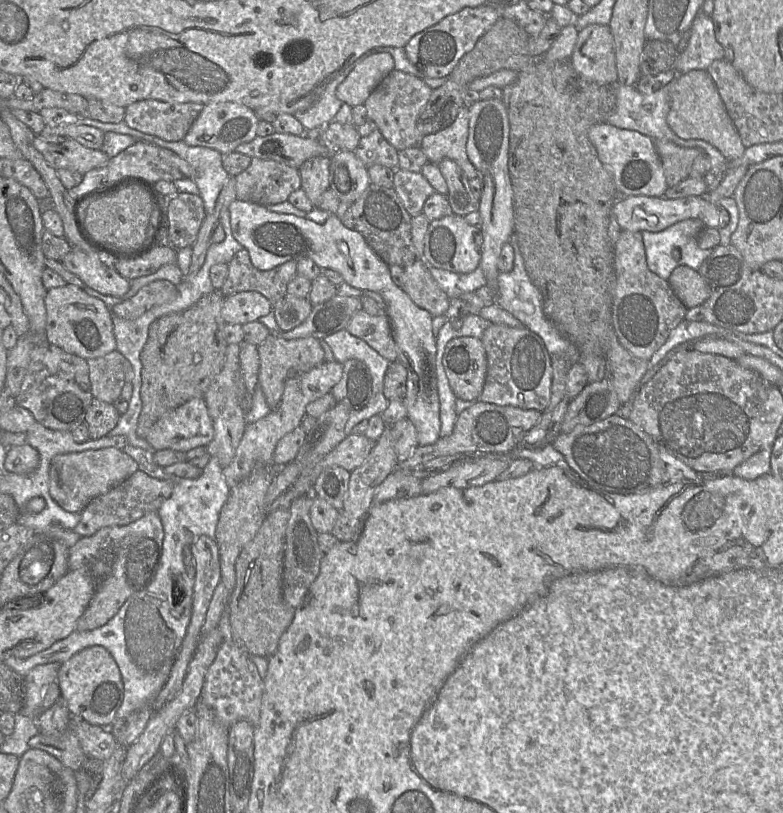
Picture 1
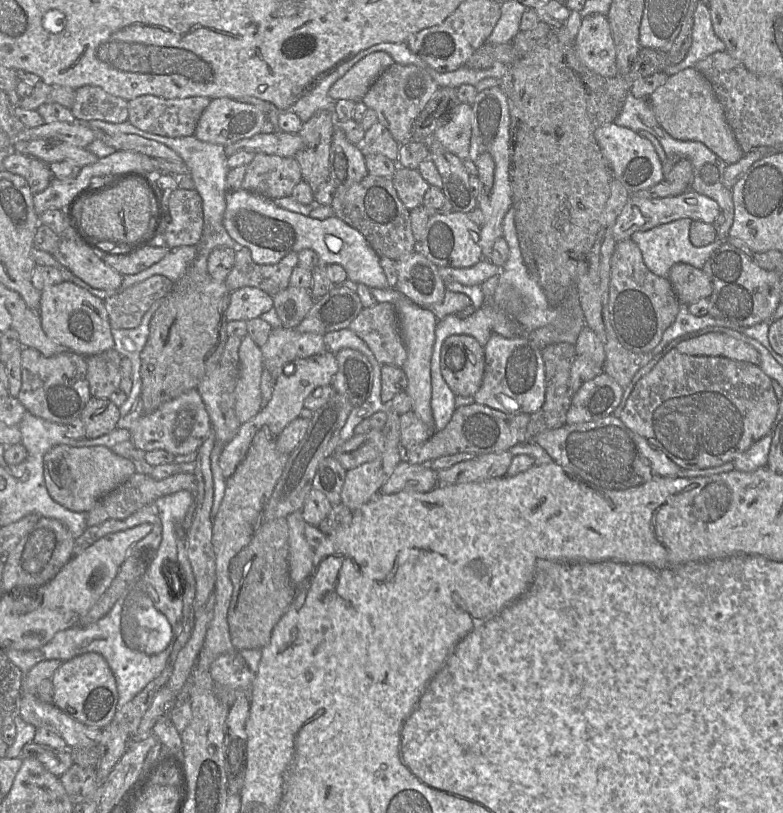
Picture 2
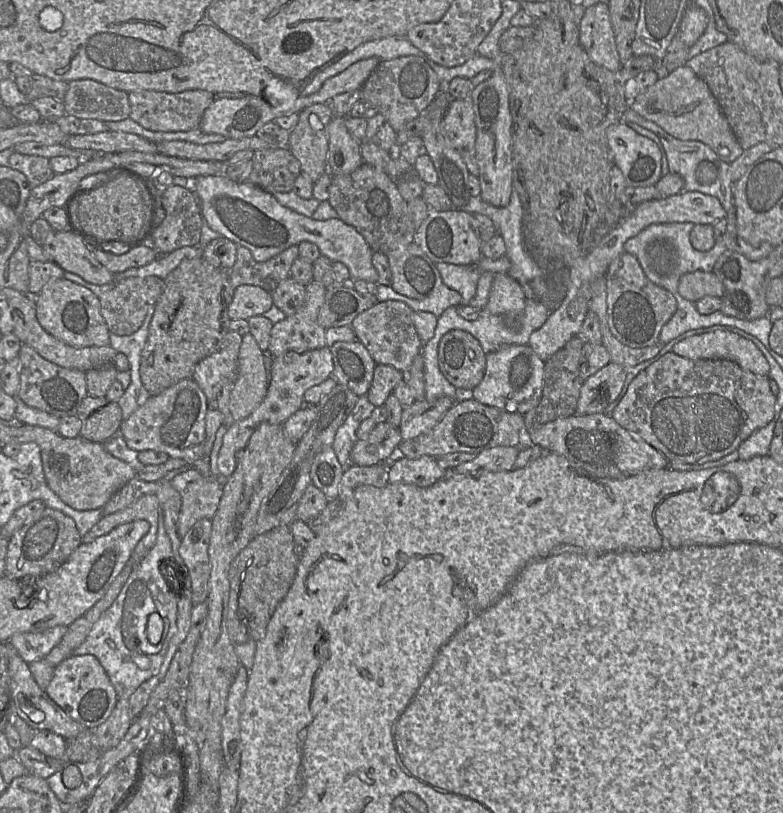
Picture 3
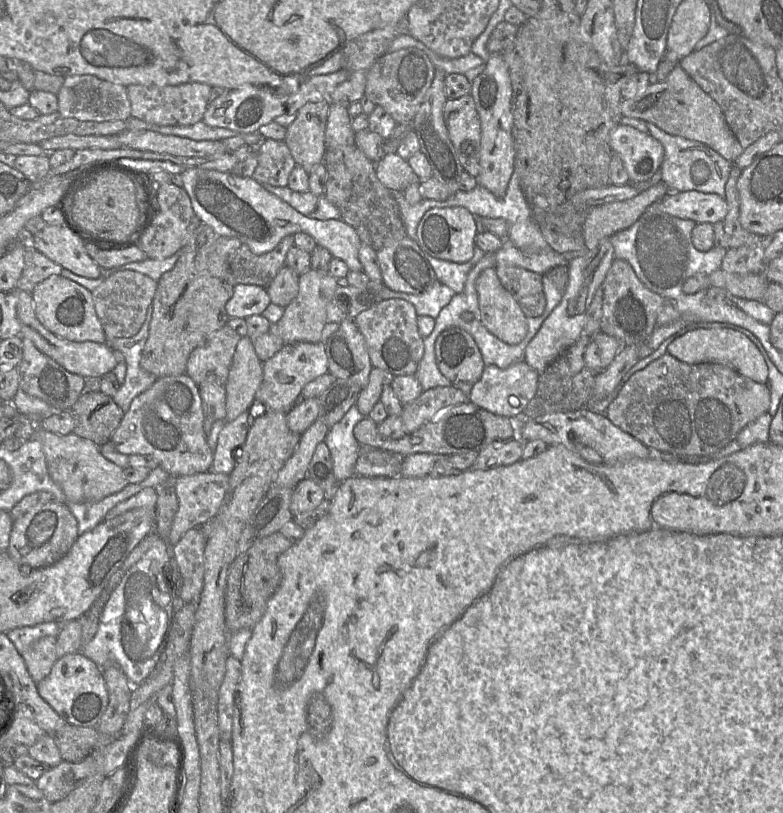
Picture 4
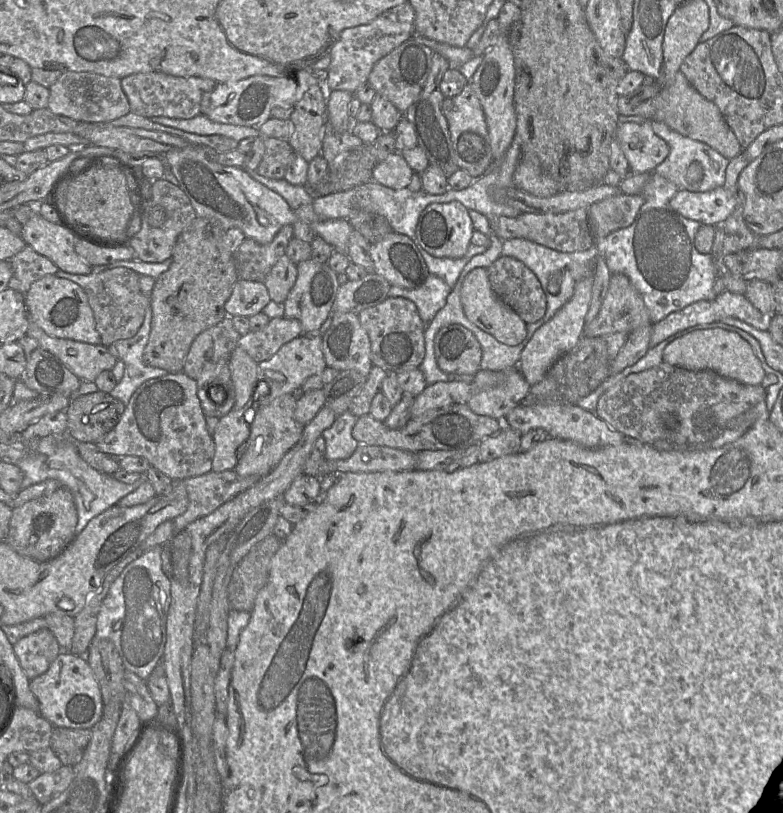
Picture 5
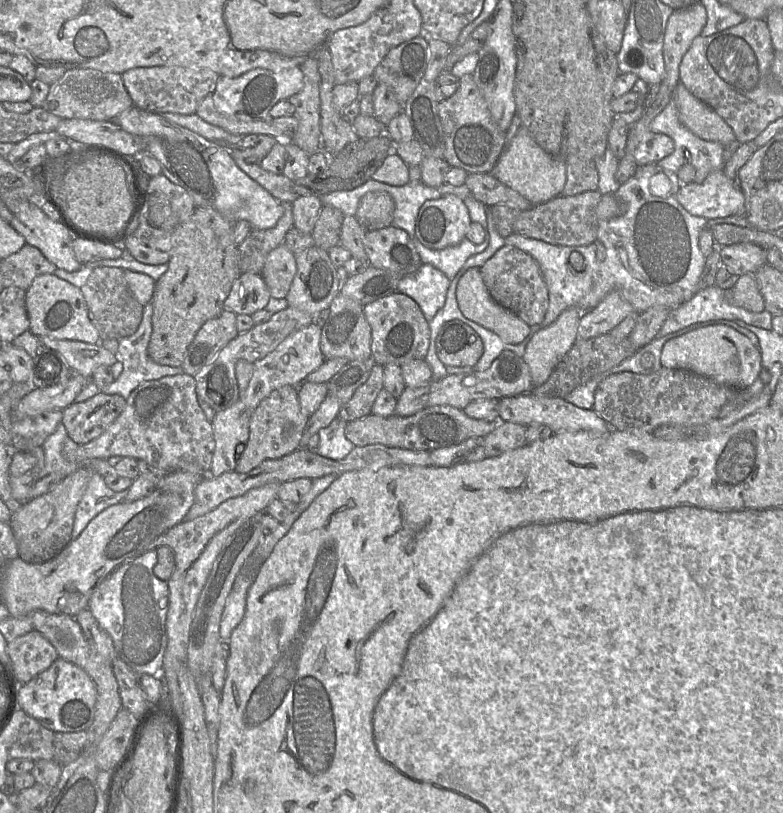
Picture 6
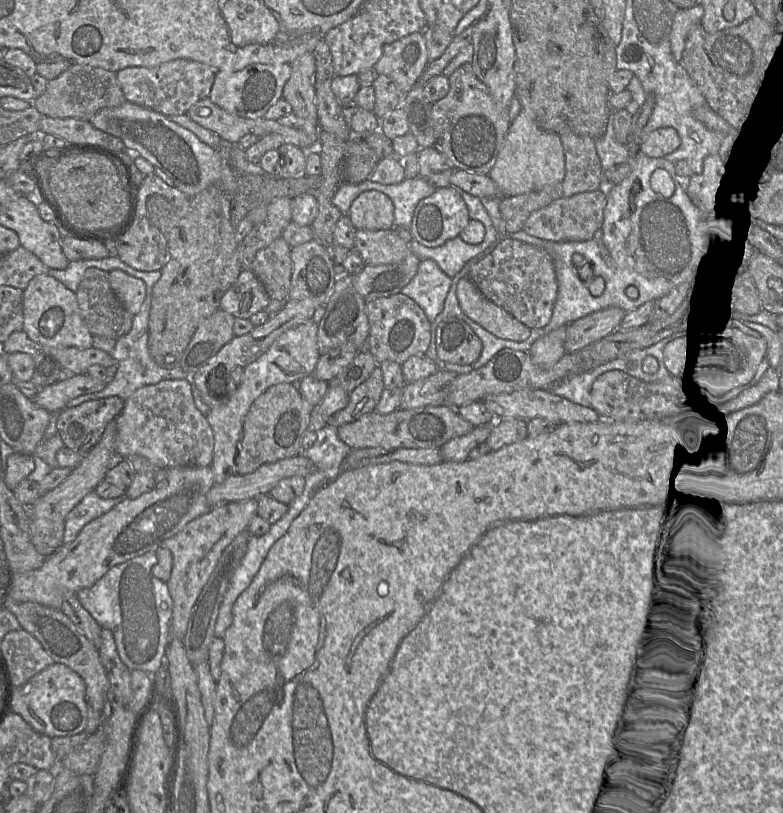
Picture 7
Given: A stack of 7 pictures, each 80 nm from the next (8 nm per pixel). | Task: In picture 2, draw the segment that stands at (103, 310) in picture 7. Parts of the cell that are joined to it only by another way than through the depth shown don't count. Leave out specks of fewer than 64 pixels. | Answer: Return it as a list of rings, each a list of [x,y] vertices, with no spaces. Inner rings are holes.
[[[153,275],[103,300],[111,328],[137,327],[151,305],[163,299],[173,284],[165,276]]]

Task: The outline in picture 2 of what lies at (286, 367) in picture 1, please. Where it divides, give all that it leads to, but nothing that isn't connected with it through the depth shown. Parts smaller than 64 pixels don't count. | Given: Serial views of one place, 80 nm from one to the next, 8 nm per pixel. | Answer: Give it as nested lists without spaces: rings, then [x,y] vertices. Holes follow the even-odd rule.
[[[284,327],[272,328],[267,342],[261,346],[263,365],[271,374],[273,385],[288,363],[319,355],[326,350],[323,335]]]

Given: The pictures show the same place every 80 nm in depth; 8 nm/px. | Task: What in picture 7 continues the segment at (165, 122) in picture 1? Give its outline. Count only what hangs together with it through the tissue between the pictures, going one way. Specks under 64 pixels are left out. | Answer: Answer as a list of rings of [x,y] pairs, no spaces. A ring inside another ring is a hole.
[[[180,58],[155,67],[126,67],[116,72],[116,77],[126,101],[171,116],[186,114],[192,105],[207,98],[215,73],[216,69],[212,66]]]

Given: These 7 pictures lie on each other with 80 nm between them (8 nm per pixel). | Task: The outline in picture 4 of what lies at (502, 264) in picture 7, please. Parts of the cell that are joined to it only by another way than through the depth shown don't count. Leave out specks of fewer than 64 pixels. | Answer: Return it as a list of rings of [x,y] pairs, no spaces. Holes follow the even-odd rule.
[[[496,265],[502,286],[515,298],[525,317],[540,316],[546,306],[541,277],[521,267]]]

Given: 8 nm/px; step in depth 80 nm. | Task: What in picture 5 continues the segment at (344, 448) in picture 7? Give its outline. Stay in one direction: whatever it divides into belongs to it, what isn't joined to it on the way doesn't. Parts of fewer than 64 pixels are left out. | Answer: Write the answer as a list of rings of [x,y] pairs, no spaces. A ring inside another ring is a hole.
[[[346,411],[345,413],[337,416],[332,426],[322,433],[322,437],[324,438],[326,445],[326,453],[325,453],[326,459],[344,460],[351,457],[351,455],[355,452],[355,450],[359,445],[368,445],[368,444],[360,444],[352,436],[352,429],[357,419],[358,417],[356,417],[354,414],[352,414],[349,411]]]

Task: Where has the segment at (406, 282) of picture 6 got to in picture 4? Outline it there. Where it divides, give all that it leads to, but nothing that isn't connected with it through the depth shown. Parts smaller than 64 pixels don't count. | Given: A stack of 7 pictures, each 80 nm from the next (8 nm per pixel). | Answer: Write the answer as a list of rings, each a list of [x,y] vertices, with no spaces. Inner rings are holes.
[[[438,280],[425,292],[415,295],[397,292],[384,285],[381,292],[383,300],[399,298],[410,302],[418,316],[430,316],[436,320],[442,308],[447,306],[455,292]]]

